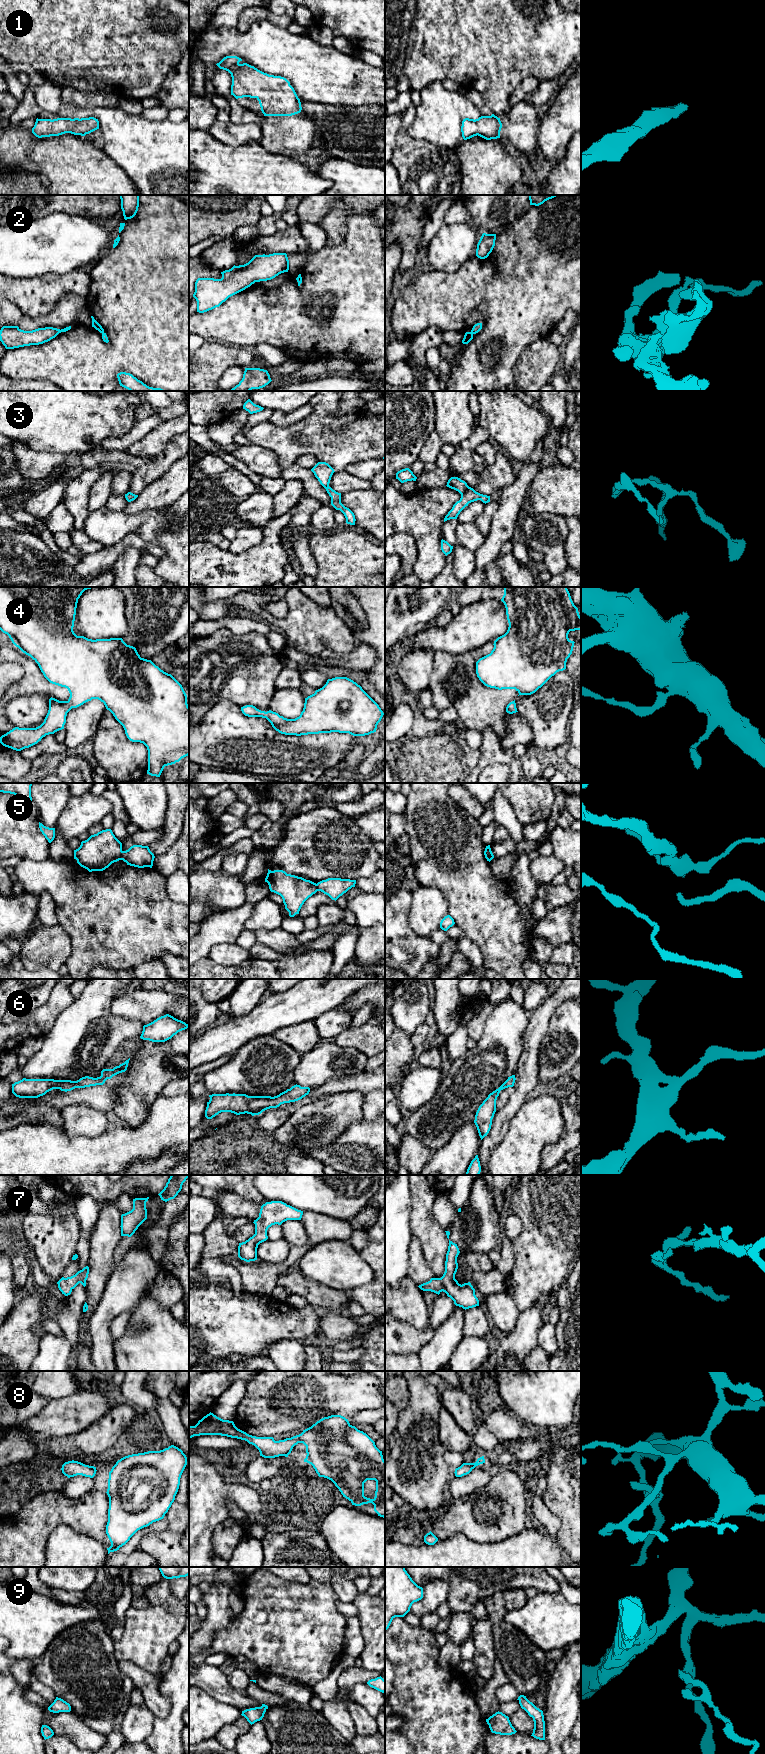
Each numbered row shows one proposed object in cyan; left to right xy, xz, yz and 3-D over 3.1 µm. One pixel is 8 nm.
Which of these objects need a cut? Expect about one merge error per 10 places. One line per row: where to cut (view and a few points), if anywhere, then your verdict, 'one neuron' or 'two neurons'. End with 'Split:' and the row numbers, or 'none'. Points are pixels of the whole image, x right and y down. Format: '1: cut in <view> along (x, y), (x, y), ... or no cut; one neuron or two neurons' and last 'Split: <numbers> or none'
1: no cut; one neuron
2: no cut; one neuron
3: no cut; one neuron
4: no cut; one neuron
5: cut in xy along (122, 851), (120, 859); two neurons
6: no cut; one neuron
7: no cut; one neuron
8: no cut; one neuron
9: no cut; one neuron
Split: 5

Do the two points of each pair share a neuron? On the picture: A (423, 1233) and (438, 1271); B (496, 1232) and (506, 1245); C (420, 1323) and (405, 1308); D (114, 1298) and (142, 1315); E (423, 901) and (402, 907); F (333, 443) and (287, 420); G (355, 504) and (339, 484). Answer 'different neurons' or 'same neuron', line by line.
A: same neuron
B: different neurons
C: same neuron
D: different neurons
E: different neurons
F: different neurons
G: different neurons

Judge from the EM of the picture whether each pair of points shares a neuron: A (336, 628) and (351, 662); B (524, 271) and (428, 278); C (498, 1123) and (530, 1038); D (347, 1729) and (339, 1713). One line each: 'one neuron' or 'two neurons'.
A: two neurons
B: one neuron
C: one neuron
D: one neuron

